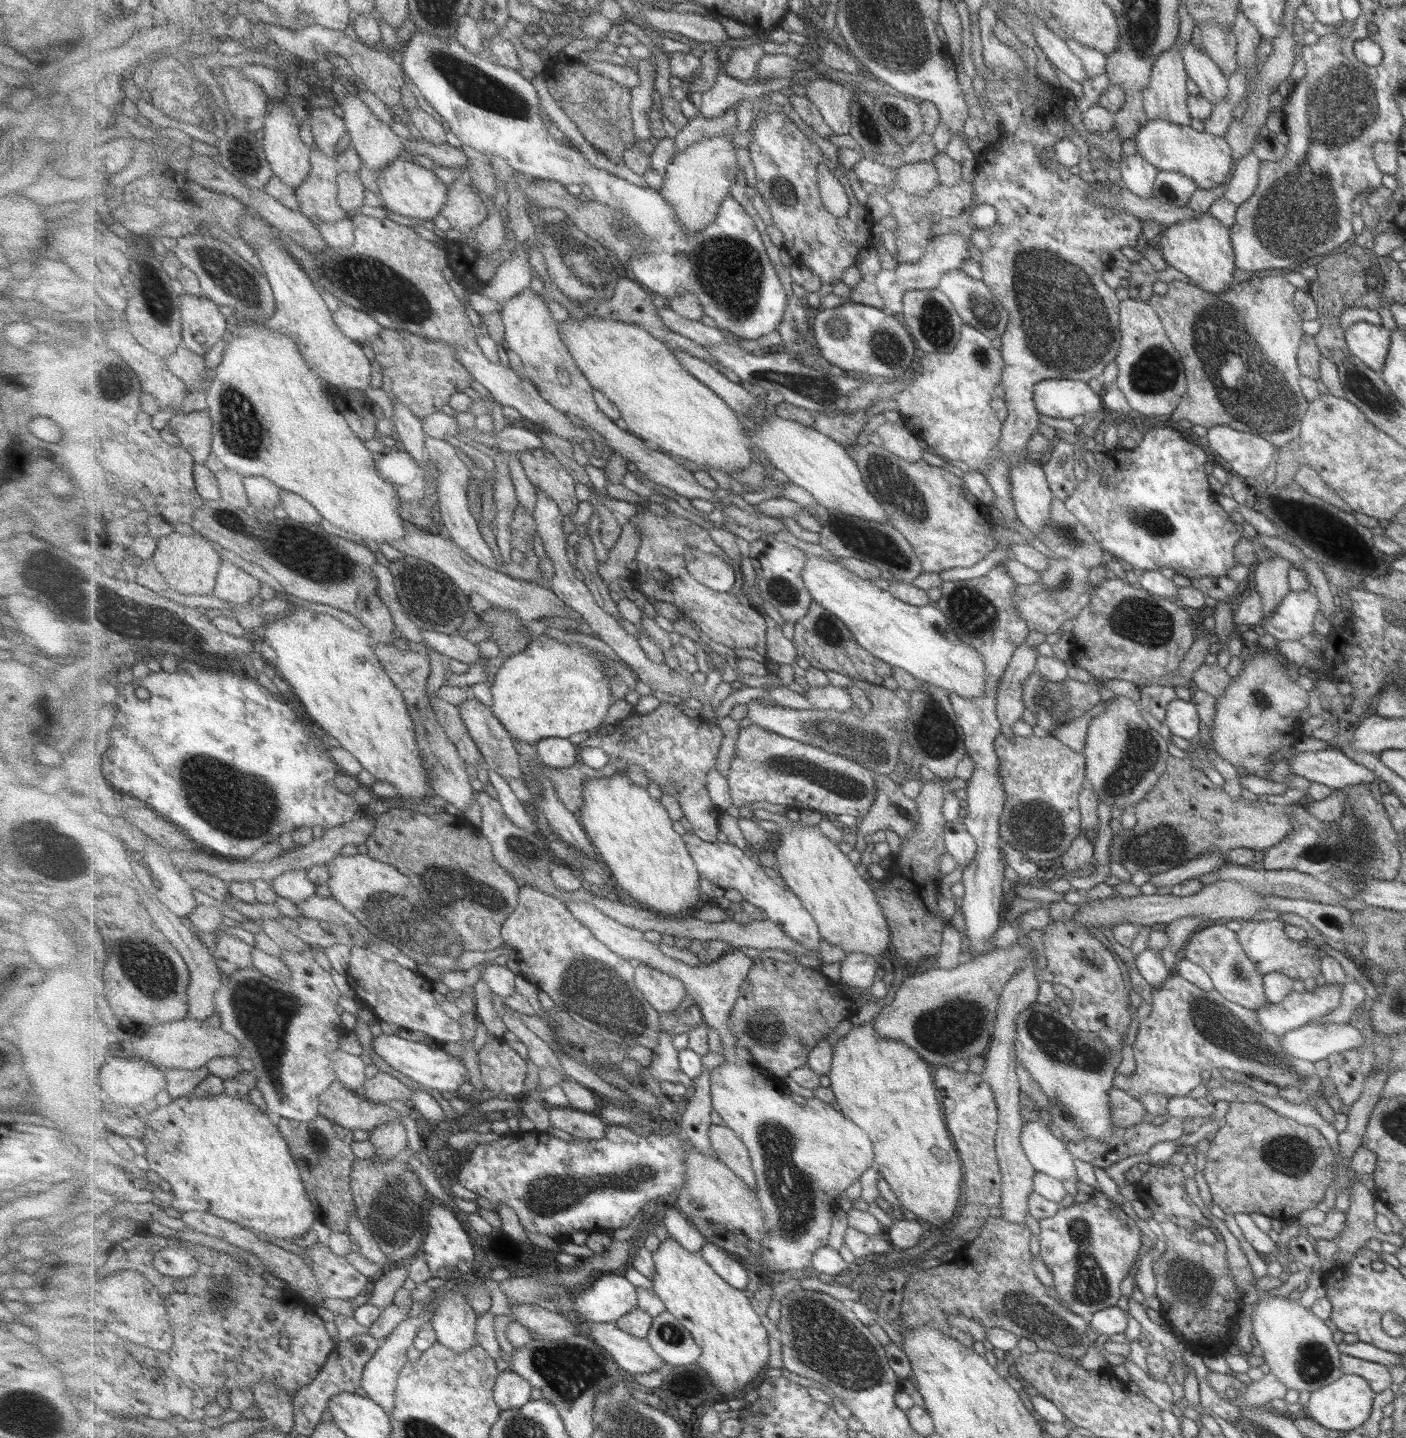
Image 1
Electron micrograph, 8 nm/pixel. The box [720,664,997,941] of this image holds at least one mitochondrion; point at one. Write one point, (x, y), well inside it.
(816, 772)

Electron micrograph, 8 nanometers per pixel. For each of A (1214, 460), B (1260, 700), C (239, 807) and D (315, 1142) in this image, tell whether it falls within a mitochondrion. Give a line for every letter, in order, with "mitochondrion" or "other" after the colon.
A: other
B: mitochondrion
C: mitochondrion
D: mitochondrion

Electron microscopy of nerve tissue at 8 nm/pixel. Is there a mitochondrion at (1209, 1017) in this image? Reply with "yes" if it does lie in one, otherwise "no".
yes

